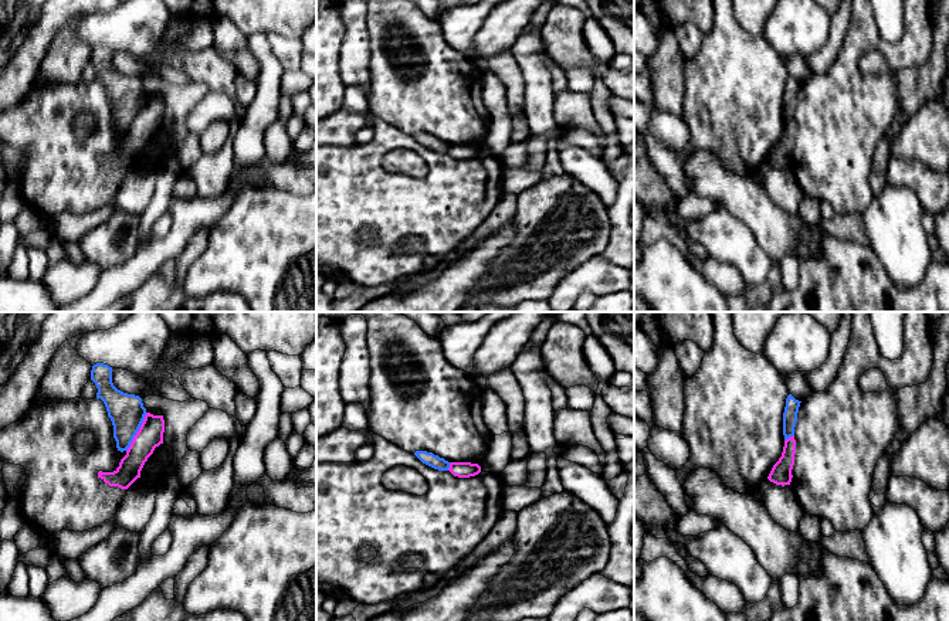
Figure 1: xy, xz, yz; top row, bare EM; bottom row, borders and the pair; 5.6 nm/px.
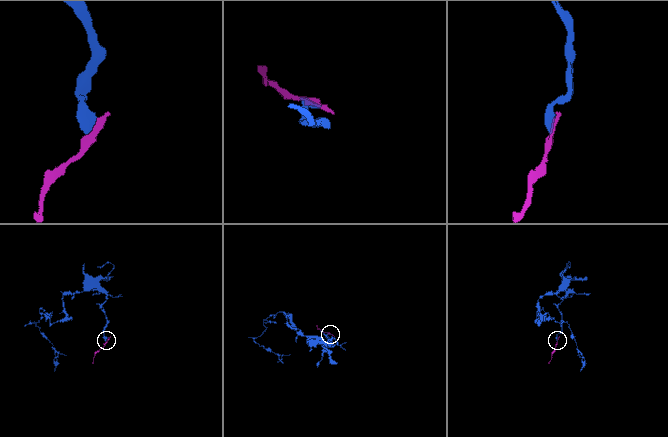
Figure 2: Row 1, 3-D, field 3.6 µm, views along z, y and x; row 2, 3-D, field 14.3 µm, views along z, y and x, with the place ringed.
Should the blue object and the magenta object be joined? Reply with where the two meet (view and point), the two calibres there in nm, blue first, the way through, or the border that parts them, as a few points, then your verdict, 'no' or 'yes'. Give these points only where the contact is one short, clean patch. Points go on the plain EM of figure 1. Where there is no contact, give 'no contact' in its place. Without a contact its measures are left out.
meets blue in xy at (136, 114); 200 nm thick on the blue side, 140 nm on the other; border along xy (146, 95), (126, 133); no

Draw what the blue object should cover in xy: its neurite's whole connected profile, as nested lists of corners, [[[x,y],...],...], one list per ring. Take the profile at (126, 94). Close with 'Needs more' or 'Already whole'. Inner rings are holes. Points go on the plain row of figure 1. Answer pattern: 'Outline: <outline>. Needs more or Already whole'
Outline: [[[94,47],[91,62],[98,71],[96,81],[104,84],[112,104],[118,133],[128,133],[146,98],[142,81],[118,72],[112,65],[112,50],[108,47]]]. Already whole

